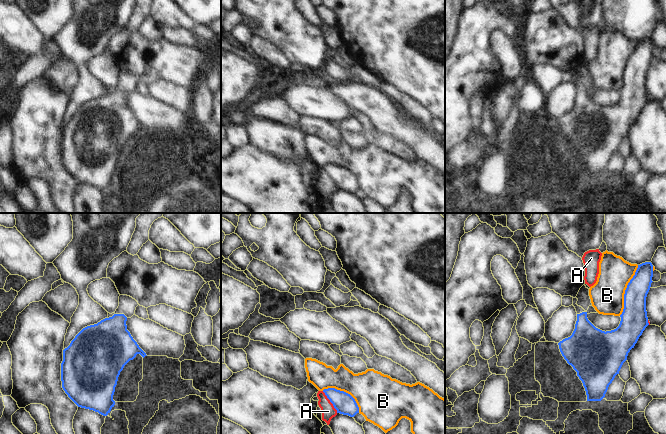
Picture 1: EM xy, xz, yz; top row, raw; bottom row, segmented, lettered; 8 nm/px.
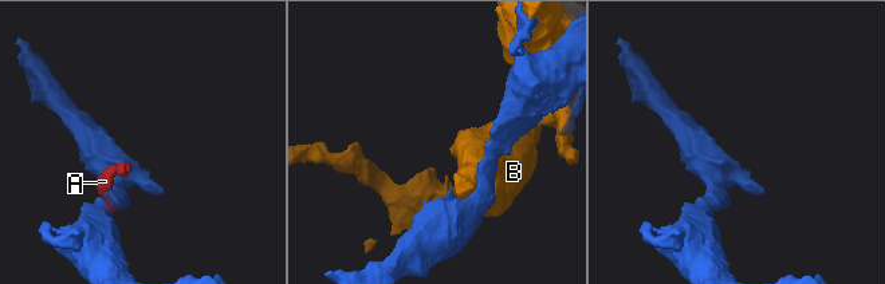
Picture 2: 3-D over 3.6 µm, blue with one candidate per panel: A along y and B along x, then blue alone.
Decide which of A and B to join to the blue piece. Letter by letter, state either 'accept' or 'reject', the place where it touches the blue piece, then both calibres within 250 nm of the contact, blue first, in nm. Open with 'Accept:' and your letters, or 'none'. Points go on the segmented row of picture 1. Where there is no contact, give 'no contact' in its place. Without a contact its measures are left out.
Accept: none
A: reject; meets blue in xz at (330, 401); 170 nm thick on the blue side, 110 nm on the other
B: reject; meets blue in yz at (625, 290); 220 nm thick on the blue side, 280 nm on the other

